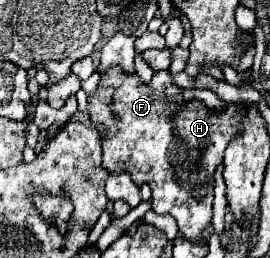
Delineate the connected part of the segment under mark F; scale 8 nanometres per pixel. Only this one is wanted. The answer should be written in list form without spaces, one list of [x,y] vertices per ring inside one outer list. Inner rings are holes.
[[[111,68],[107,74],[101,76],[99,92],[89,96],[89,112],[91,122],[105,124],[107,136],[103,140],[103,168],[109,172],[131,172],[131,178],[137,186],[147,182],[153,190],[153,210],[171,214],[177,224],[179,232],[191,242],[205,242],[201,238],[203,230],[211,224],[213,218],[213,194],[205,196],[205,200],[193,200],[189,192],[177,188],[173,180],[173,168],[169,168],[167,150],[173,144],[173,124],[169,124],[169,116],[173,108],[181,104],[181,88],[173,84],[169,70],[157,72],[149,84],[143,84],[137,74],[129,76],[123,74],[119,68]],[[111,114],[119,114],[119,120],[113,120]]]

